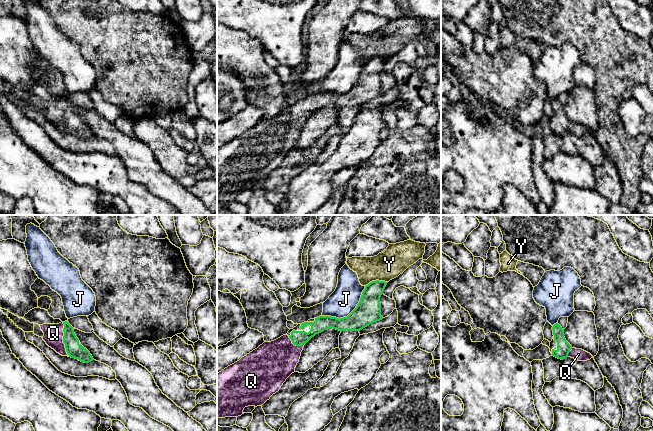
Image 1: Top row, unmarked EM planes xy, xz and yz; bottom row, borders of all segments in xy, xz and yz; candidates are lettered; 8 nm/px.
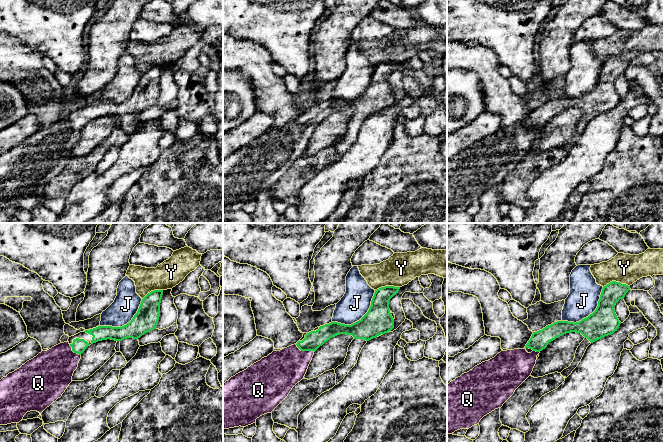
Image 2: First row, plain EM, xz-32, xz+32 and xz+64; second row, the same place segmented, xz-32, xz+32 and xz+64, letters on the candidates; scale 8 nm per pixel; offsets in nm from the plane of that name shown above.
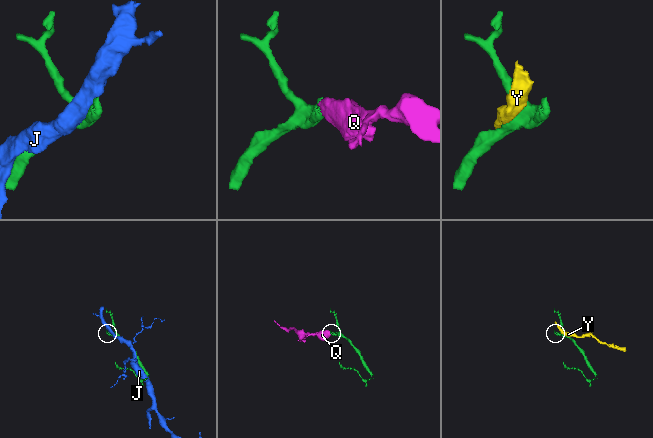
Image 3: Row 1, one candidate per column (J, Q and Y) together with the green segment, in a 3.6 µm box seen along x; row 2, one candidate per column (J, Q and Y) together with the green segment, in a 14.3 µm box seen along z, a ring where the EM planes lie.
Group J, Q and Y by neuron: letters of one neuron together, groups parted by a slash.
J / Q / Y

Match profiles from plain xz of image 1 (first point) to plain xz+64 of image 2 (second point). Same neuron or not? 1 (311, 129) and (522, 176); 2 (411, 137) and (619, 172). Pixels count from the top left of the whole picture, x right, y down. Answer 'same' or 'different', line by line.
1: different
2: same

